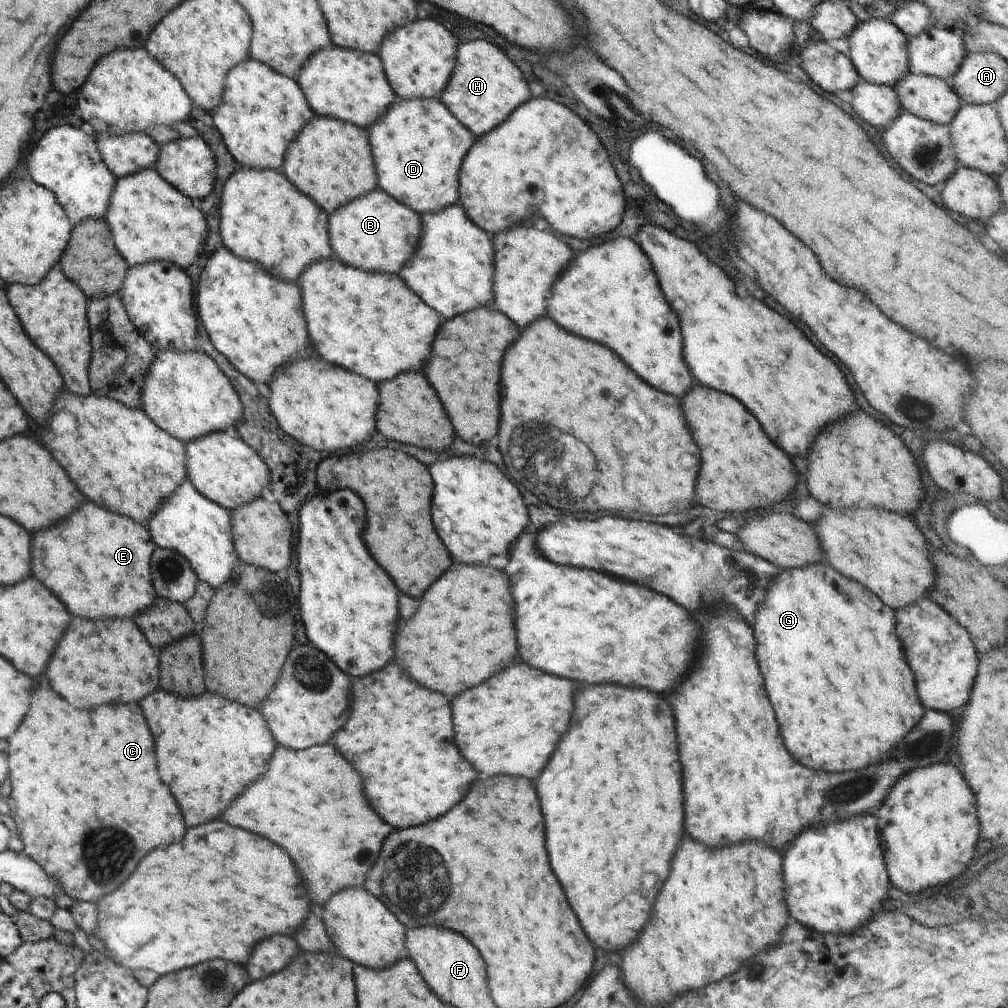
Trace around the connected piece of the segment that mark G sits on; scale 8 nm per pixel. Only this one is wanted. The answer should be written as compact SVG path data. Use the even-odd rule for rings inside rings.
M828 562L781 570L770 582L757 612L756 658L786 748L796 762L827 773L878 764L888 758L896 742L924 716L925 708L916 696L914 676L896 636L895 611L879 601L866 586L845 578Z

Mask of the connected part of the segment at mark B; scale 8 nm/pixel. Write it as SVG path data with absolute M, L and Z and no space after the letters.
M378 187L327 215L329 244L334 255L344 264L367 272L398 274L412 260L420 241L421 216Z

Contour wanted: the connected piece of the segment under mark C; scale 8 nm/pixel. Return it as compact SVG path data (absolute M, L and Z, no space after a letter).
M36 678L36 682L40 682L36 686L40 708L32 708L28 722L24 722L26 728L8 738L12 746L12 794L5 801L24 843L23 853L60 884L62 893L74 901L96 903L118 890L150 850L180 840L186 832L184 818L158 776L154 738L138 704L76 710L50 690L46 678Z

